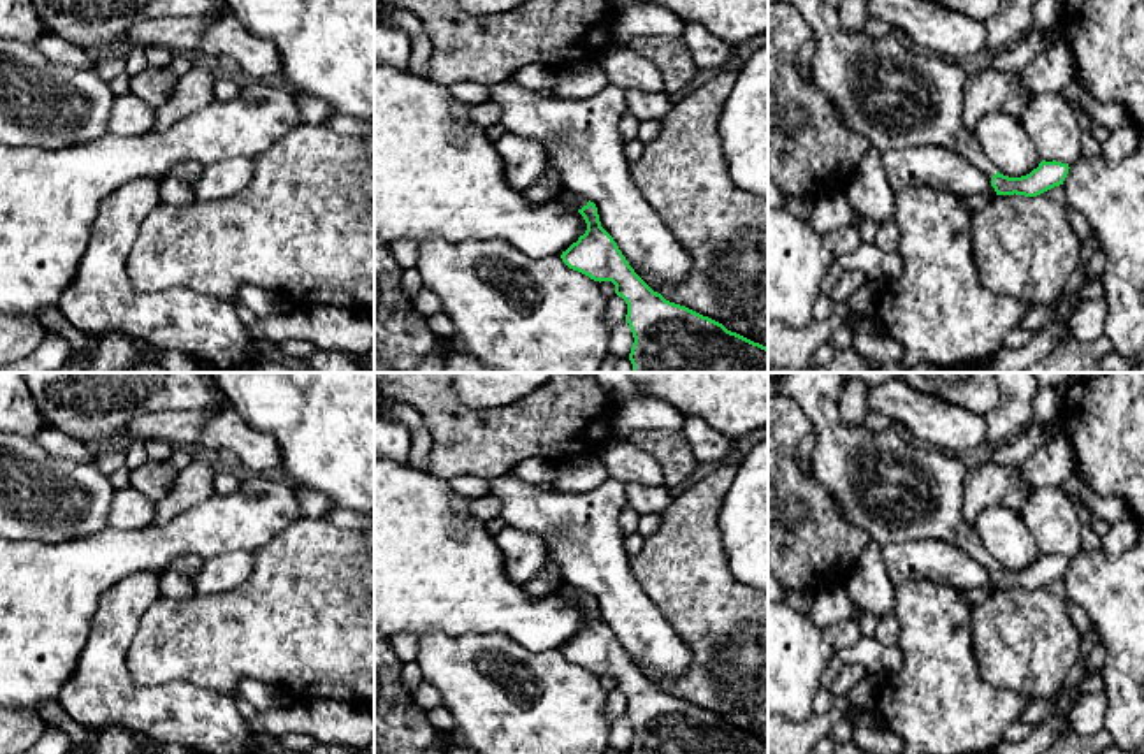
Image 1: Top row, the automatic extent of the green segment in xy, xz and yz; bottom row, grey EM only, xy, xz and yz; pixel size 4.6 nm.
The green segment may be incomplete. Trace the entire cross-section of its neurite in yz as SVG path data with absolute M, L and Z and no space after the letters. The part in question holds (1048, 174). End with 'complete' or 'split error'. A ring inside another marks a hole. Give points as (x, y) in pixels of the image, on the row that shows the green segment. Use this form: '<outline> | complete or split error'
M1042 160L1037 169L1021 178L1009 178L996 170L991 178L991 186L996 195L1025 195L1037 197L1054 186L1063 185L1068 174L1068 163Z | complete

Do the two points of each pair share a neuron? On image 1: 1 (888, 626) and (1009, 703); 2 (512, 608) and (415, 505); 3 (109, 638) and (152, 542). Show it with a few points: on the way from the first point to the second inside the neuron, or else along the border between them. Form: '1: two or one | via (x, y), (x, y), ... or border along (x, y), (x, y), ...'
1: two | border along (895, 612), (900, 623), (898, 644)
2: one | via (485, 582), (434, 531)
3: two | border along (159, 573), (136, 570), (104, 593)

